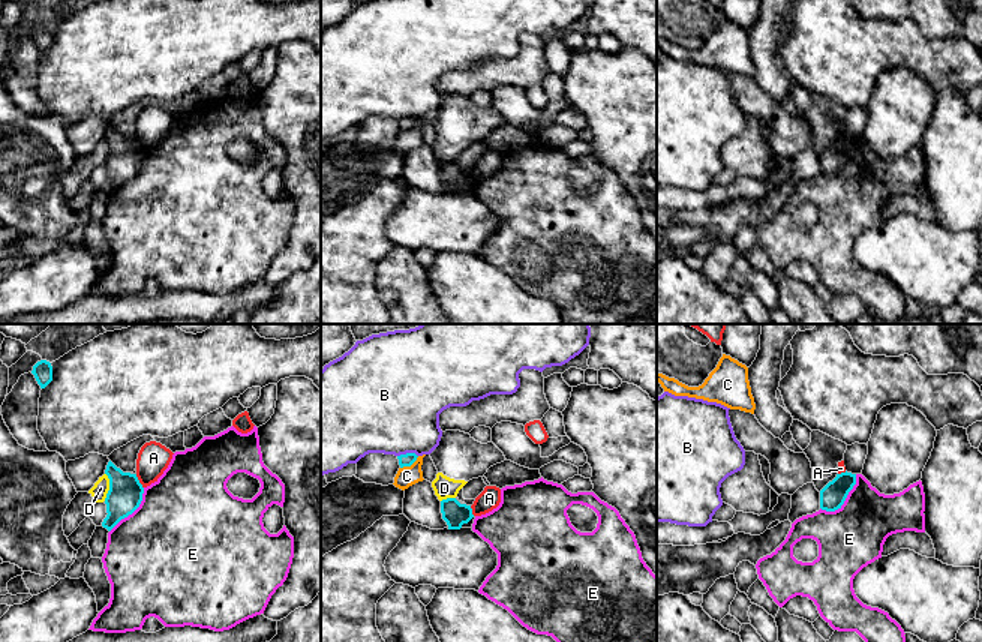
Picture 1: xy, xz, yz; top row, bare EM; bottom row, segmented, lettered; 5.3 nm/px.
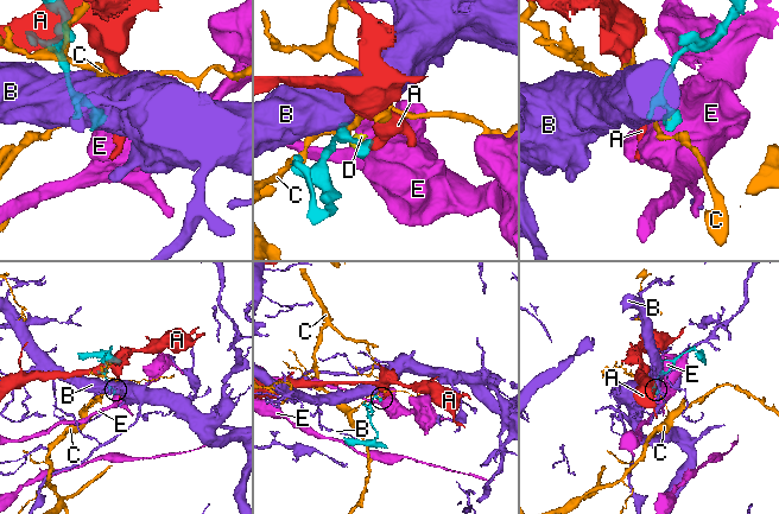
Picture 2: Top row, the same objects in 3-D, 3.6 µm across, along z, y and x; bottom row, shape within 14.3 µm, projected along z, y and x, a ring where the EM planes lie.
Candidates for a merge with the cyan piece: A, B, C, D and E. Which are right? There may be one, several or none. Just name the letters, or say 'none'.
none

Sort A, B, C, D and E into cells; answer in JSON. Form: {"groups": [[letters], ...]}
{"groups": [["A"], ["B"], ["C"], ["D"], ["E"]]}

